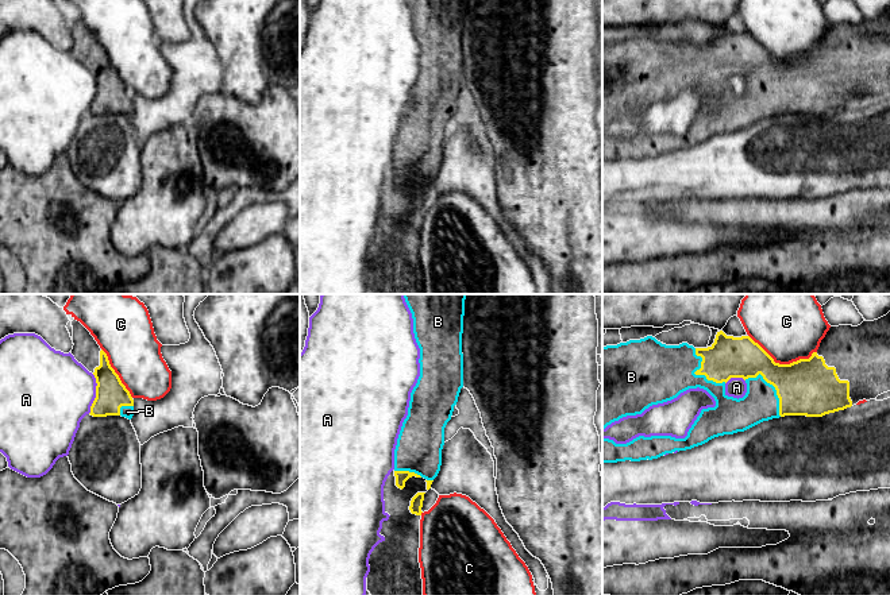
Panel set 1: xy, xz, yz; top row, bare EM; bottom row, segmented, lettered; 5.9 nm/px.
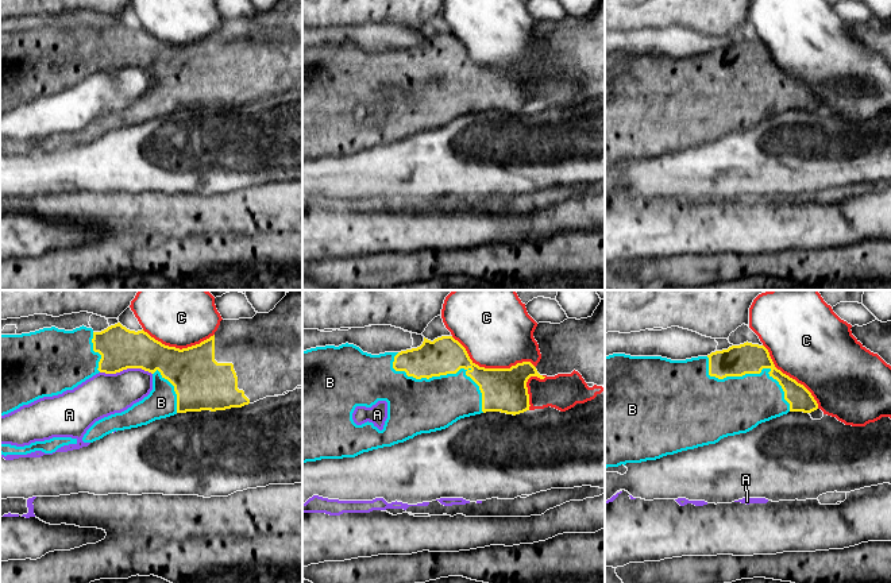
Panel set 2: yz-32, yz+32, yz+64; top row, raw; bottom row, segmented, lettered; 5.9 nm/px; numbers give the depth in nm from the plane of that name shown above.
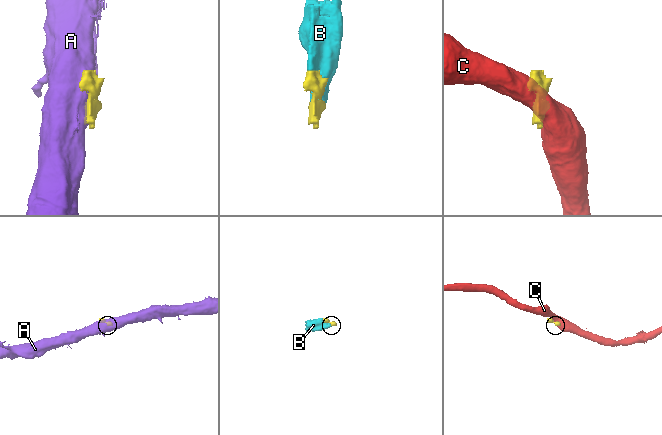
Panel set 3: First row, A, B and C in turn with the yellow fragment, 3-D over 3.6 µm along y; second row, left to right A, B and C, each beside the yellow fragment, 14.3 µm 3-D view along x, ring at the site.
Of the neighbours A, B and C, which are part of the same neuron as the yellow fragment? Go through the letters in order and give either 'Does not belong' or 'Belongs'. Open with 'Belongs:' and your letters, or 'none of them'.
Belongs: B
A: Does not belong
B: Belongs
C: Does not belong

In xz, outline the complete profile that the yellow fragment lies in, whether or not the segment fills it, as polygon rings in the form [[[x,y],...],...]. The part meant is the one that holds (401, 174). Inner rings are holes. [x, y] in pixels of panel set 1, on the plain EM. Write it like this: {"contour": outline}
{"contour": [[[407,0],[413,31],[420,46],[420,74],[411,90],[408,113],[402,120],[394,147],[394,174],[398,186],[412,175],[424,175],[431,186],[442,163],[444,125],[451,117],[454,104],[463,85],[462,31],[465,0]]]}

